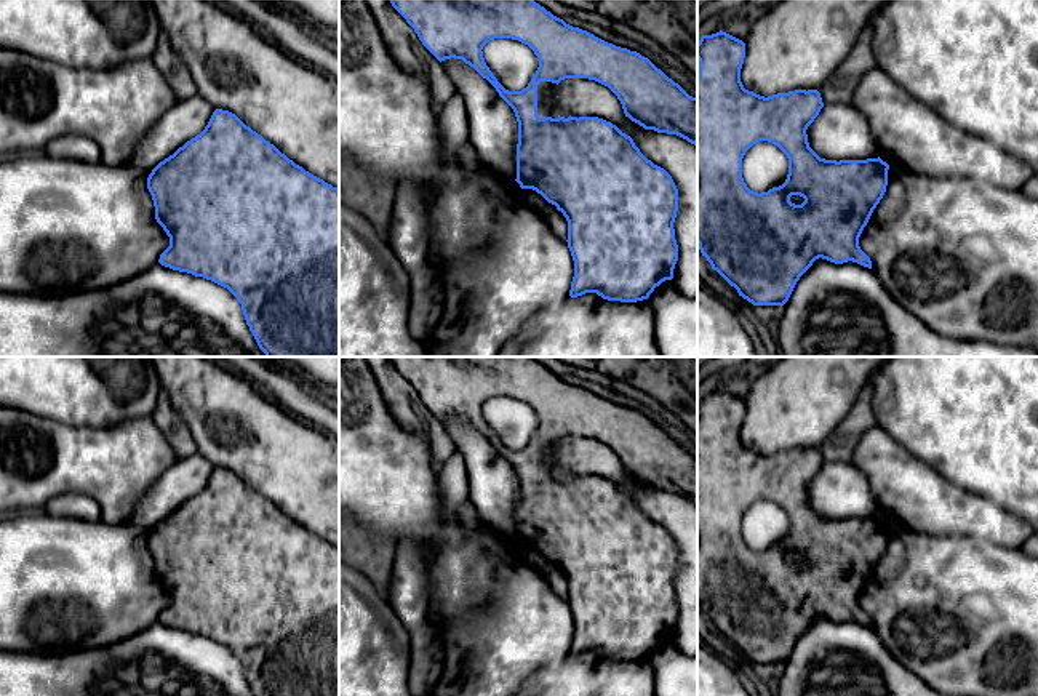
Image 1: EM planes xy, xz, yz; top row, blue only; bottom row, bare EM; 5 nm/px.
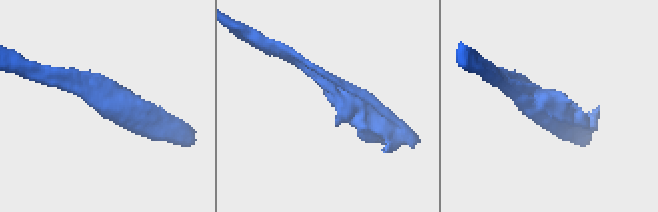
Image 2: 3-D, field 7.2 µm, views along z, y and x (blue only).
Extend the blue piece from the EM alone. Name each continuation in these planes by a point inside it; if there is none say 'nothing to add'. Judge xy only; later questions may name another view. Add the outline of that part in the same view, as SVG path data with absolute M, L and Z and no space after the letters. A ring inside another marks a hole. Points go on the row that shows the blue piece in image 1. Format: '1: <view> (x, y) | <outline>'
nothing to add

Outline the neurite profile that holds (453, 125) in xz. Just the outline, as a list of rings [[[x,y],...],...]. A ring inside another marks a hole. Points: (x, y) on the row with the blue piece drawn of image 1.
[[[456,93],[440,107],[438,133],[446,155],[456,155],[469,142],[469,120],[461,94]]]

